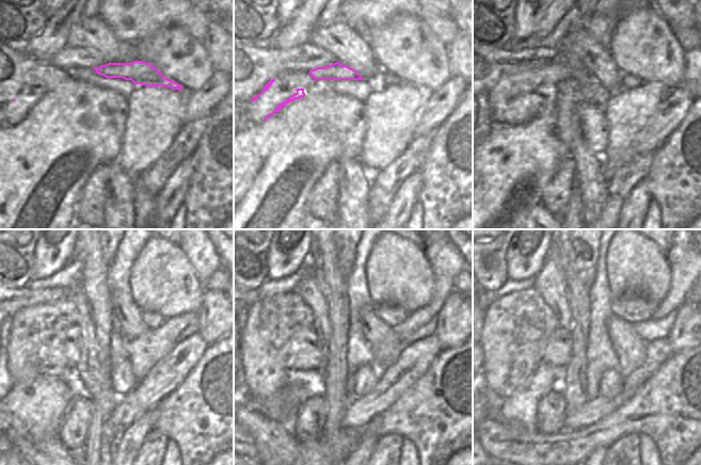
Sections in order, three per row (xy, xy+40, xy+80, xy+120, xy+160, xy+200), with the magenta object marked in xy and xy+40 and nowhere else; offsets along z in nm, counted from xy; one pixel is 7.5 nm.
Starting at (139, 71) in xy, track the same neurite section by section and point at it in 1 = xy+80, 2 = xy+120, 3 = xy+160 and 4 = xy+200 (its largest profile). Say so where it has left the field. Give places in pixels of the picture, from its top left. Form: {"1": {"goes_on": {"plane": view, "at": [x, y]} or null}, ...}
{"1": {"goes_on": {"plane": "xy+80", "at": [516, 98]}}, "2": {"goes_on": {"plane": "xy+120", "at": [37, 341]}}, "3": {"goes_on": {"plane": "xy+160", "at": [274, 342]}}, "4": {"goes_on": {"plane": "xy+200", "at": [515, 335]}}}

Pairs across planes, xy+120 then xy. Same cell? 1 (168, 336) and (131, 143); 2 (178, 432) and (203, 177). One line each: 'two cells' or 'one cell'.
1: one cell
2: one cell

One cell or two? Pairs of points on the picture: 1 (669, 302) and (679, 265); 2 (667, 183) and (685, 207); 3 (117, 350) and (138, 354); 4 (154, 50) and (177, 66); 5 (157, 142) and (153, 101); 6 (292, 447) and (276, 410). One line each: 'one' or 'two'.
1: one
2: one
3: two
4: one
5: one
6: two

